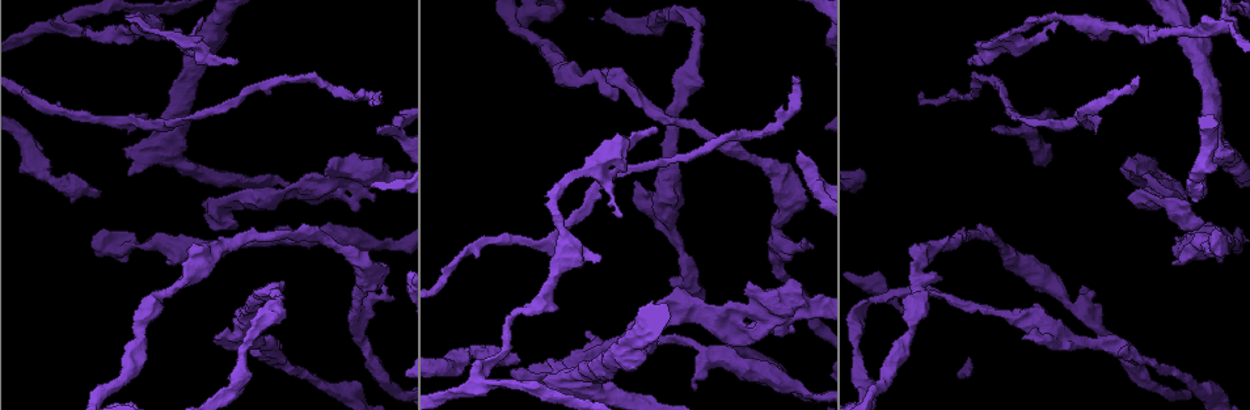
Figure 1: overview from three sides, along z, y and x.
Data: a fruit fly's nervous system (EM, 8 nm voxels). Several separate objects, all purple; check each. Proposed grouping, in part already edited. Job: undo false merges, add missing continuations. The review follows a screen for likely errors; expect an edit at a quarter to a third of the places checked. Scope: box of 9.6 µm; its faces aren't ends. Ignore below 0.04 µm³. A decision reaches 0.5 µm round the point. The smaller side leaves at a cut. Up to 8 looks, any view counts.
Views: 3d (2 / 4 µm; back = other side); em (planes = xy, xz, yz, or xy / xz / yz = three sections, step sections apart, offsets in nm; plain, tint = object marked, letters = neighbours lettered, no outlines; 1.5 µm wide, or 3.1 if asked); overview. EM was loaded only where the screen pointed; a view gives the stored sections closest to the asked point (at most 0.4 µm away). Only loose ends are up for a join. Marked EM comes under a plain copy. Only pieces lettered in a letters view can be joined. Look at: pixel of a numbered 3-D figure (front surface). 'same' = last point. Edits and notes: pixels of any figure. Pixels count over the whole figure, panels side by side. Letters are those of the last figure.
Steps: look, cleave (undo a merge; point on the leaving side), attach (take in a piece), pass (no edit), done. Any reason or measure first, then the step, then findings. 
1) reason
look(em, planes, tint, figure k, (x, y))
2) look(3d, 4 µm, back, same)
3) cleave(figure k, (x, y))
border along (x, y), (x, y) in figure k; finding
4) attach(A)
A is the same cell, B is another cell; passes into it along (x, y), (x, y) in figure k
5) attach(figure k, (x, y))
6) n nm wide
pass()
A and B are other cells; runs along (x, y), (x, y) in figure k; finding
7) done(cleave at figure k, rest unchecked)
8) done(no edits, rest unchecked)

look(em, planes, letters, figure 1, (329, 165))

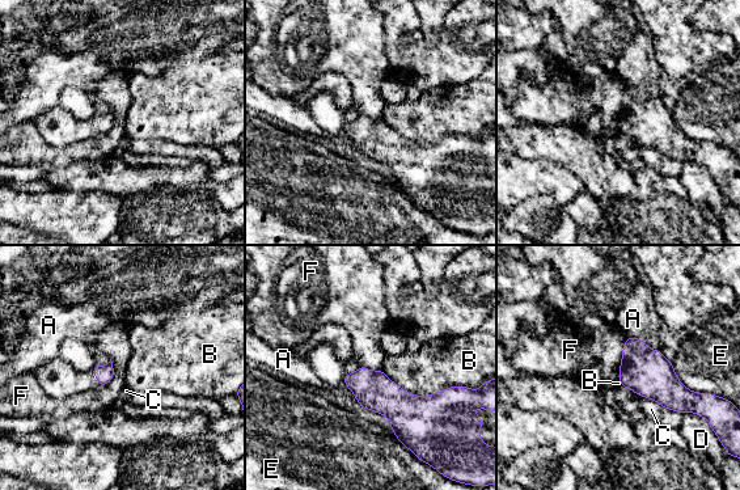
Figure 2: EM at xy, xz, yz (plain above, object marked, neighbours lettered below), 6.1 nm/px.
pass()
A, B, C, D, E and F are other cells; border along (628, 336), (659, 349) in figure 2; no lettered piece goes on from it

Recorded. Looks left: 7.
branch stops here
look(3d, 4 µm, figure 1, (994, 128))

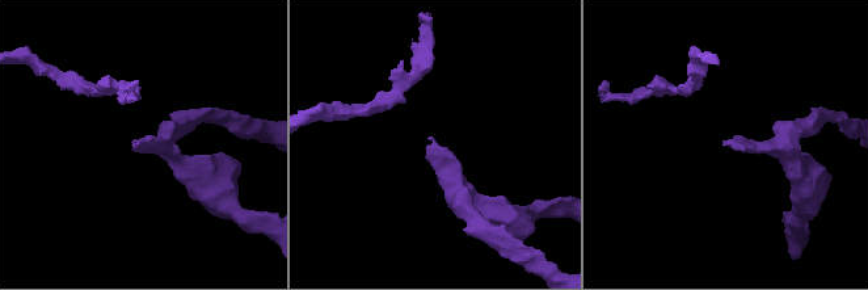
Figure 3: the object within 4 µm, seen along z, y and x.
now the EM
look(em, yz, step 8, letters, figure 3, (724, 144))

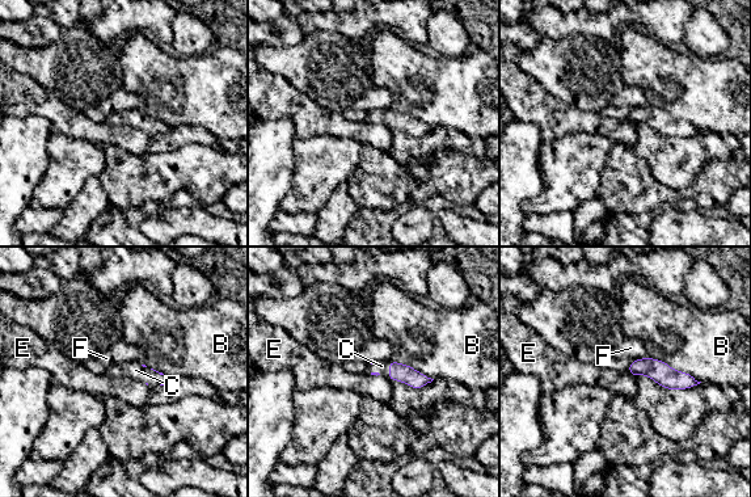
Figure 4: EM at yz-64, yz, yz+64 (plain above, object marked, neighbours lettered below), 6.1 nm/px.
B touches over 360 nm
attach(C)
C is the same cell, B, E and F are other cells; the neuron continues

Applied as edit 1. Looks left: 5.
see it whole again
look(overview)

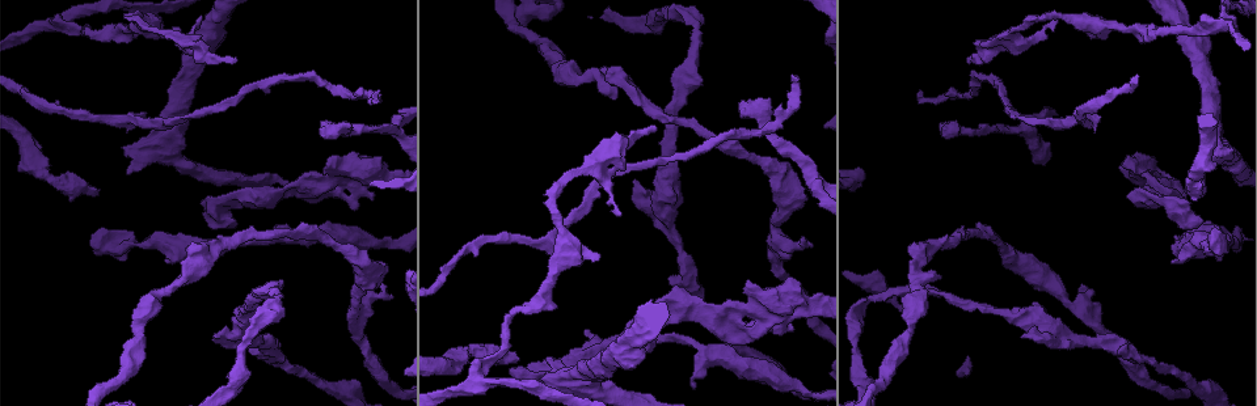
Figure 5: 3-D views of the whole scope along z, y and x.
sharp bend
look(em, planes, letters, figure 5, (695, 34))

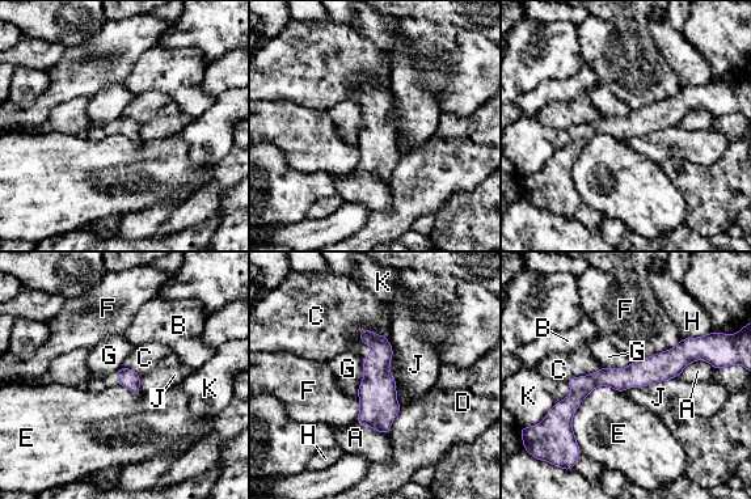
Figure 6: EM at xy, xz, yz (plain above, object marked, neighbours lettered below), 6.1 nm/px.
pass()
A, B, C, D, E, F, G, H, J and K are other cells; border along (676, 376), (628, 387), (623, 392) in figure 6; all the same neuron

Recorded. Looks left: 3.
done(attach at figure 4, rest unchecked)

